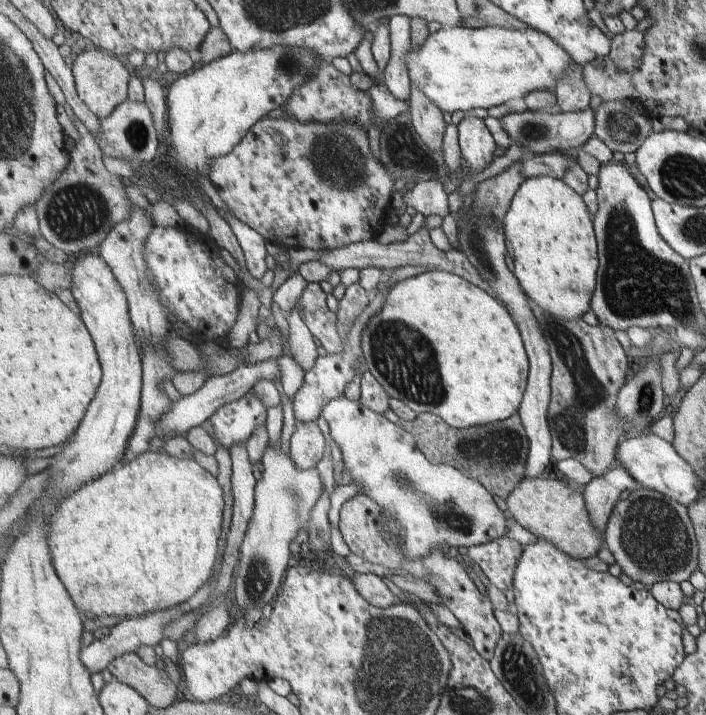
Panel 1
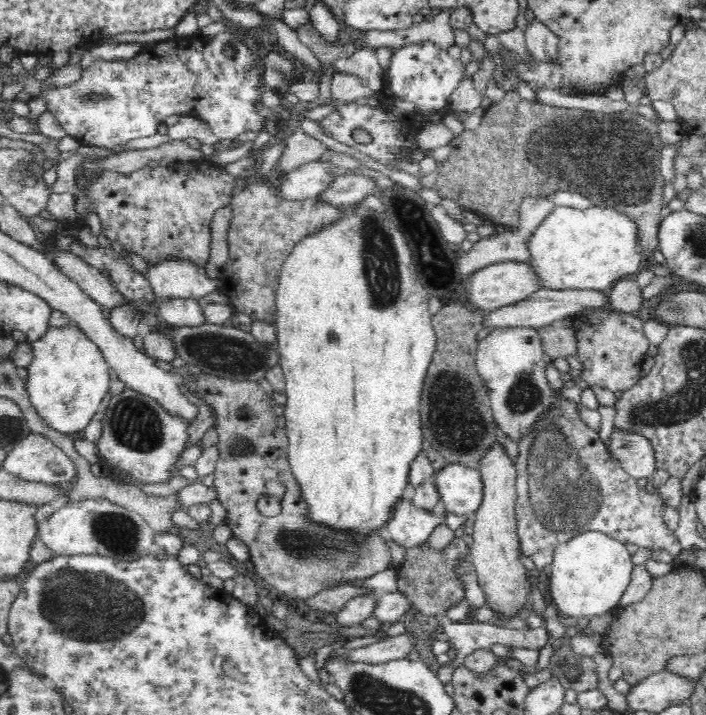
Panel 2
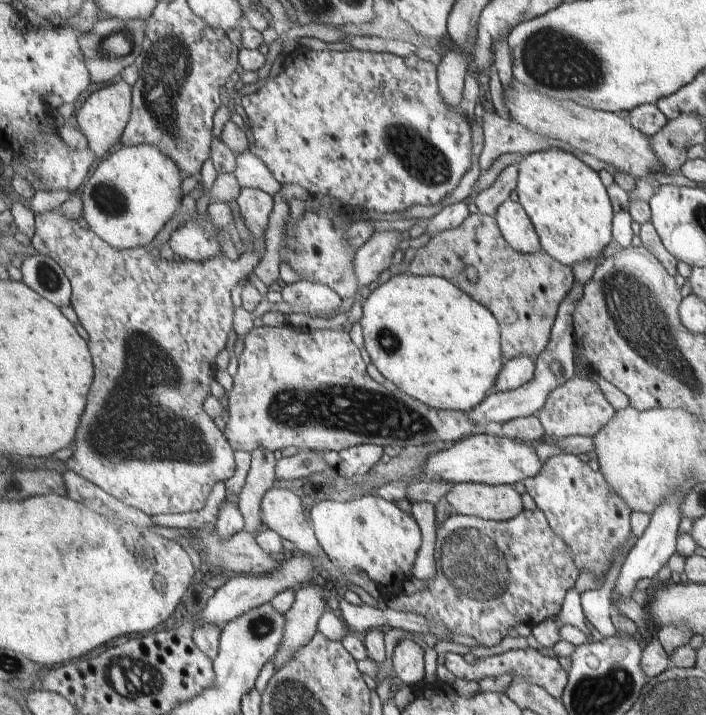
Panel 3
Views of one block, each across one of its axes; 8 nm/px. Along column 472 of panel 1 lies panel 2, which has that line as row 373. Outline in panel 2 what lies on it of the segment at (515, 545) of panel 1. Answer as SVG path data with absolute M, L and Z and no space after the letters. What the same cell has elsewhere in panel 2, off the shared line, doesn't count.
M551 360L546 365L546 379L550 387L558 394L560 402L554 406L554 410L550 410L550 413L541 417L540 424L532 430L529 436L526 436L522 442L518 442L518 455L514 462L517 471L515 518L519 543L524 556L532 560L537 572L542 574L552 562L554 550L558 546L570 542L575 535L587 531L601 531L602 534L620 540L622 543L634 544L652 552L668 551L672 557L680 556L685 549L677 540L675 532L664 526L662 516L666 506L659 493L652 494L645 488L640 488L637 480L626 474L618 460L609 457L598 433L580 418L576 402L562 395L560 388L568 385Z

